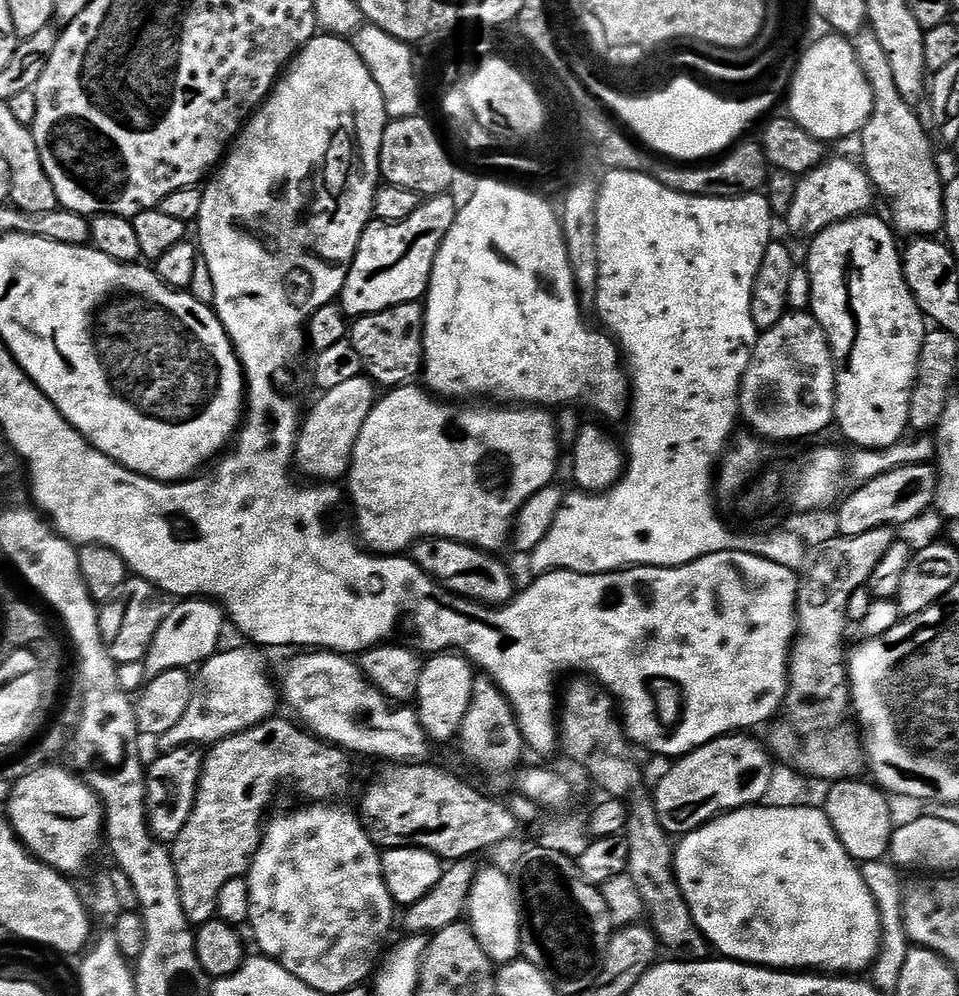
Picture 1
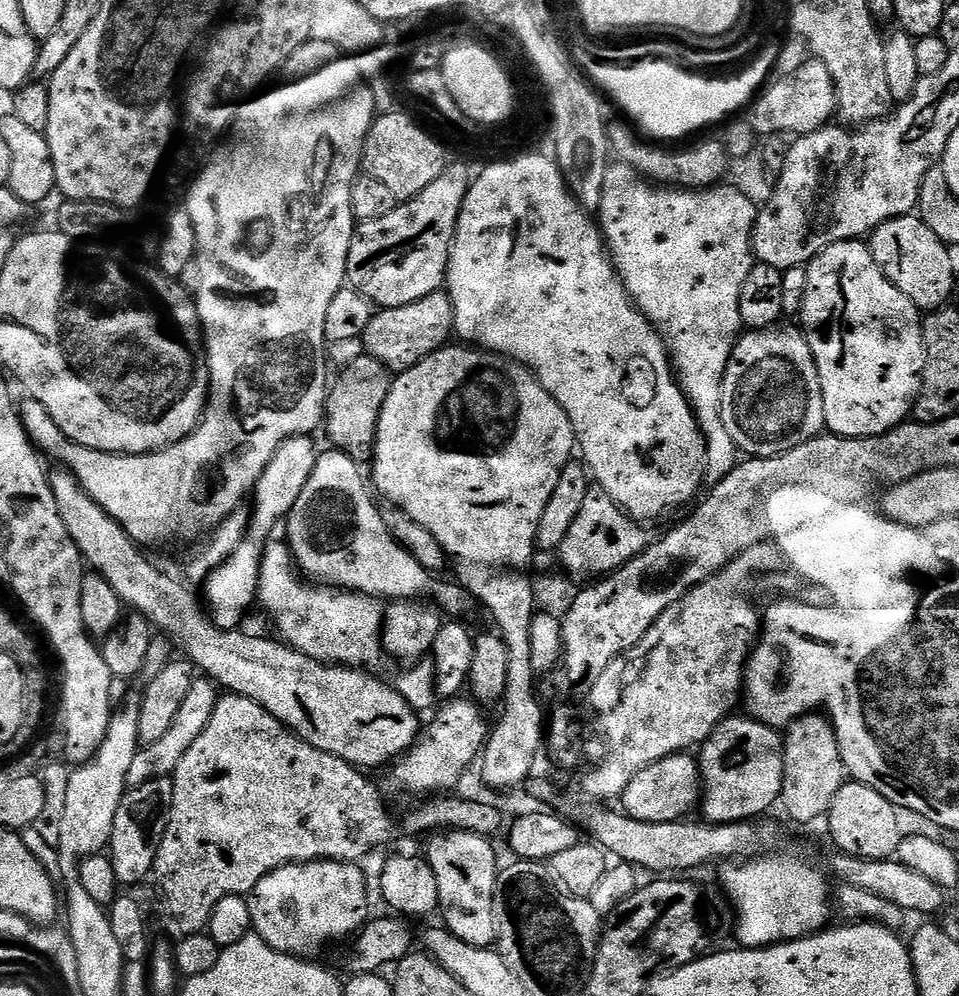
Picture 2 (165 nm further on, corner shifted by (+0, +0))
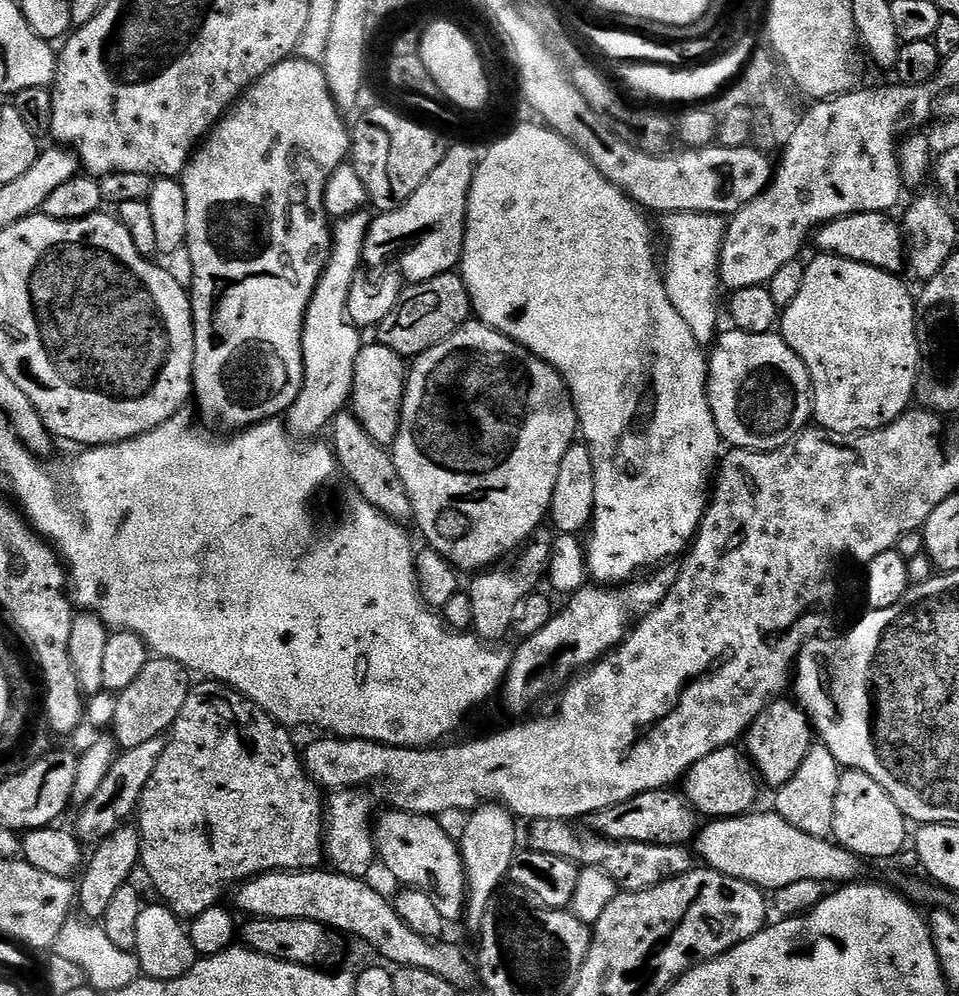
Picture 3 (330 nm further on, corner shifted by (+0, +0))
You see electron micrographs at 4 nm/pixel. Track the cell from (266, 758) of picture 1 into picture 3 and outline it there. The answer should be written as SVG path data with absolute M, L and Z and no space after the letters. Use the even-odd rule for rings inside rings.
M215 682L193 683L186 698L186 706L182 706L182 714L174 722L172 731L167 737L162 758L146 784L146 790L140 799L138 809L138 827L140 829L140 864L142 872L152 879L156 892L161 901L175 916L191 918L202 914L202 910L210 910L221 903L228 888L235 889L254 876L262 876L266 872L303 872L316 870L325 863L324 838L326 835L326 796L319 784L313 782L312 777L304 771L301 753L296 752L292 745L293 733L284 725L278 723L272 716L268 716L252 700L248 700L241 692L236 692L227 684Z

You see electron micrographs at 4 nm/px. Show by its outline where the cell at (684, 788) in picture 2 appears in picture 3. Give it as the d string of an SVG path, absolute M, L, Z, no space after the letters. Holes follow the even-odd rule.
M733 746L714 750L714 754L702 758L702 762L694 762L692 769L682 777L683 794L700 811L701 817L743 816L757 807L762 781L751 756L738 749Z

